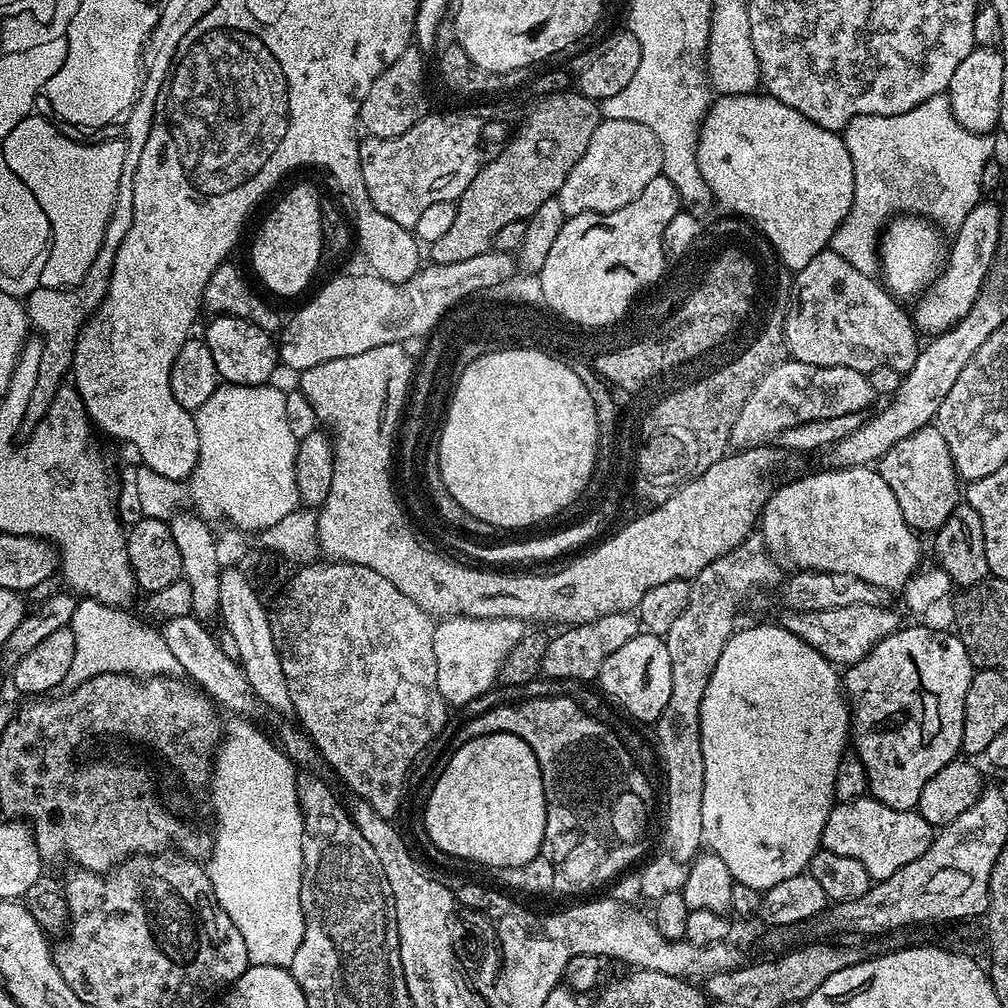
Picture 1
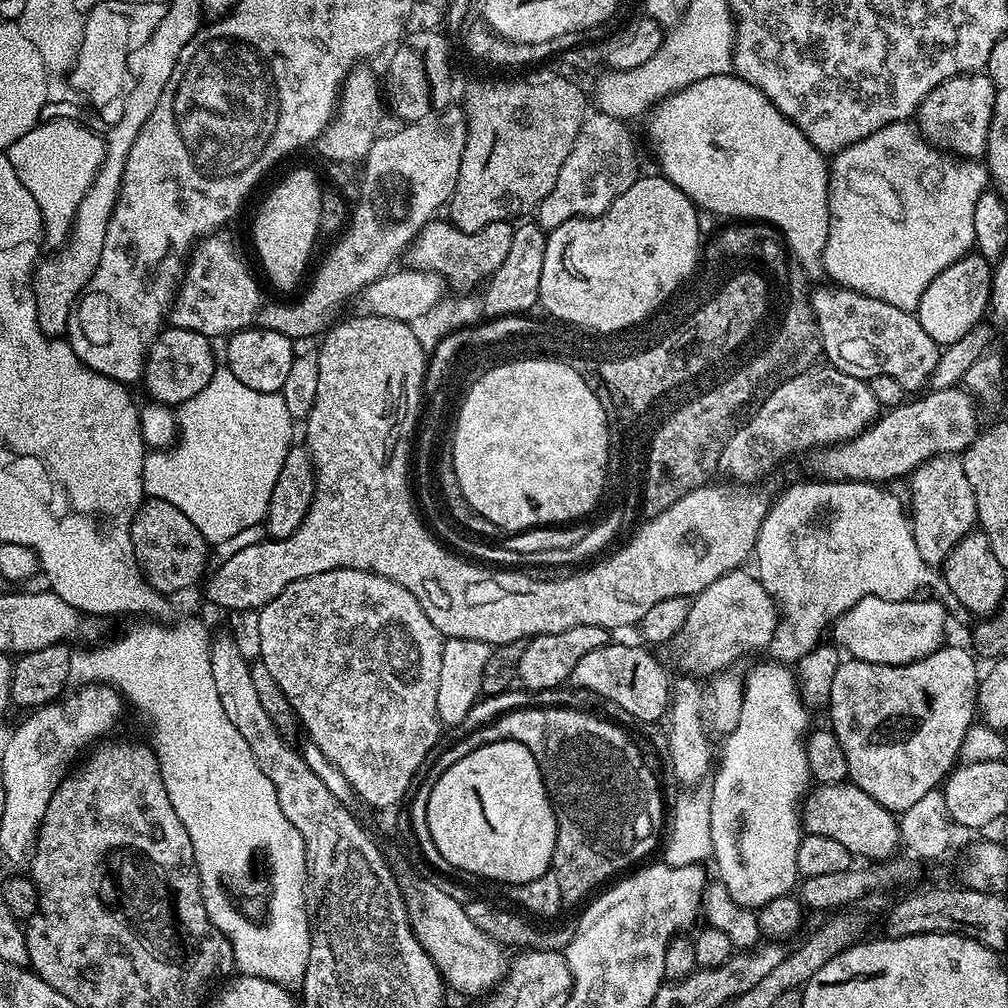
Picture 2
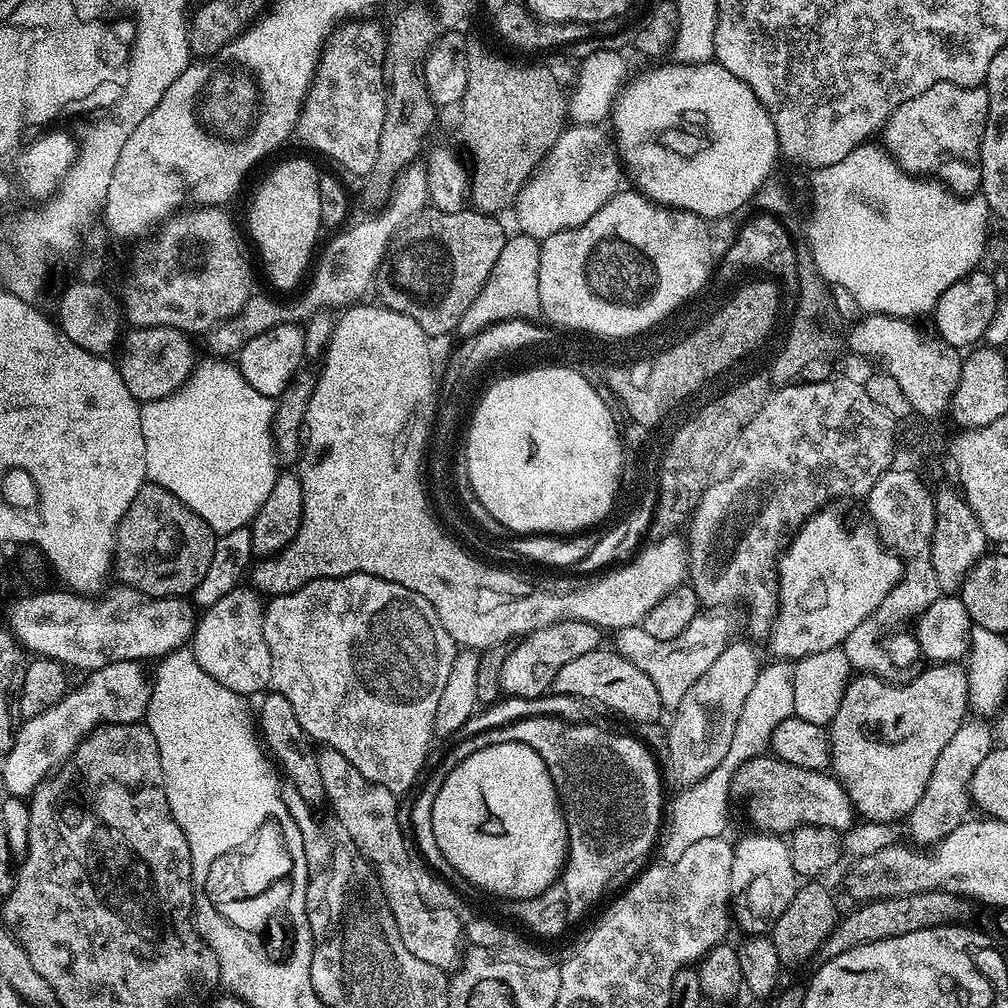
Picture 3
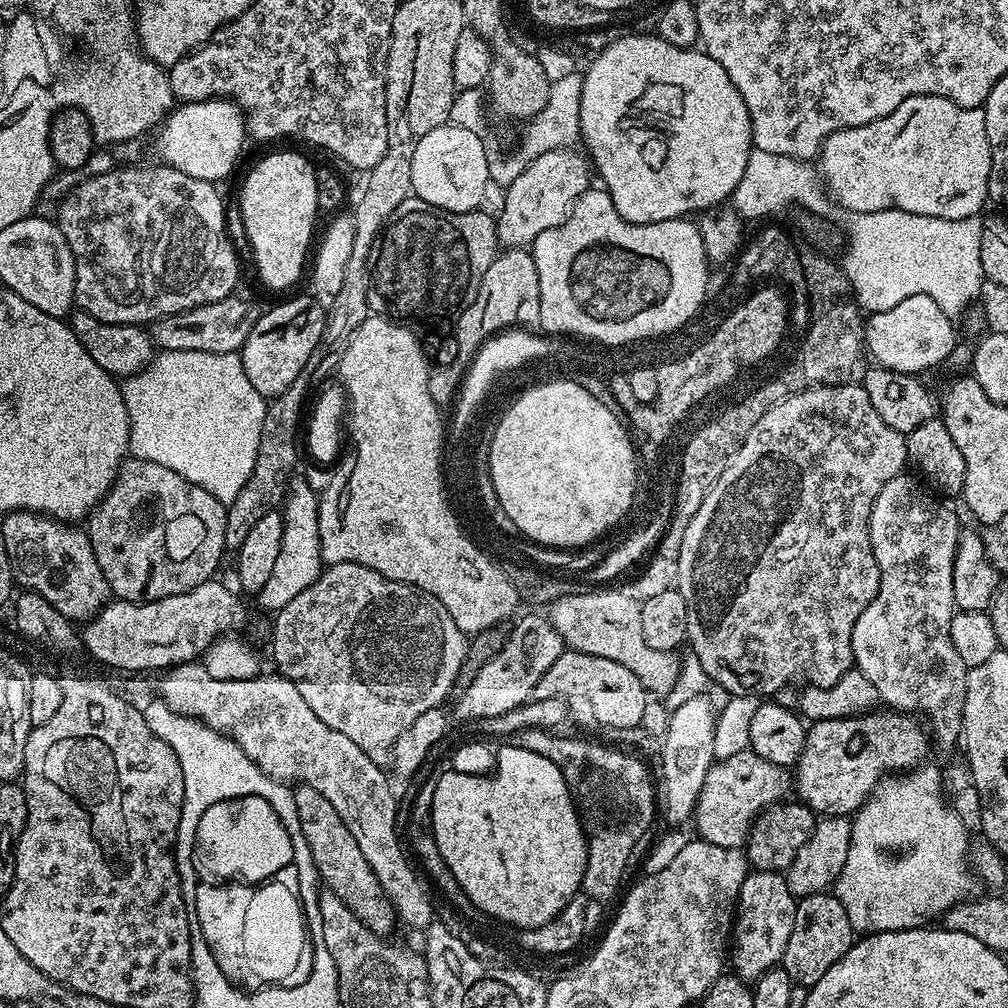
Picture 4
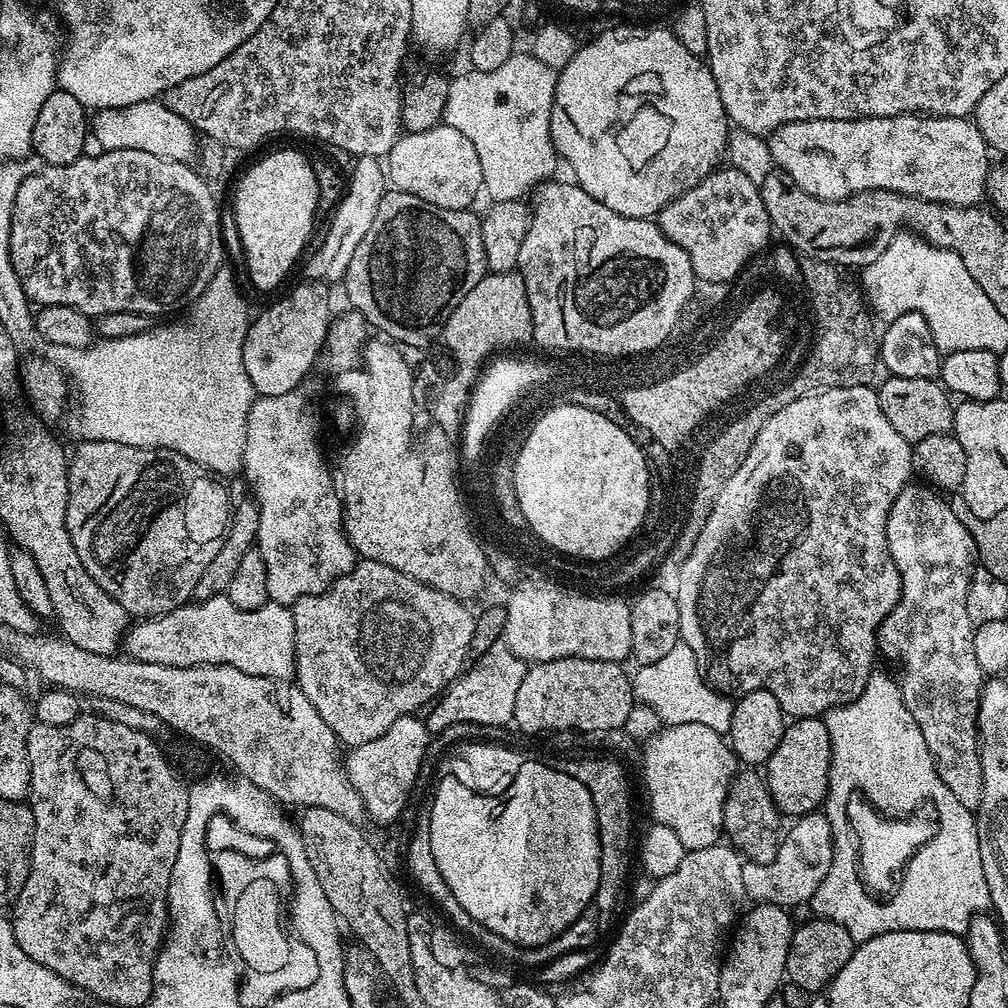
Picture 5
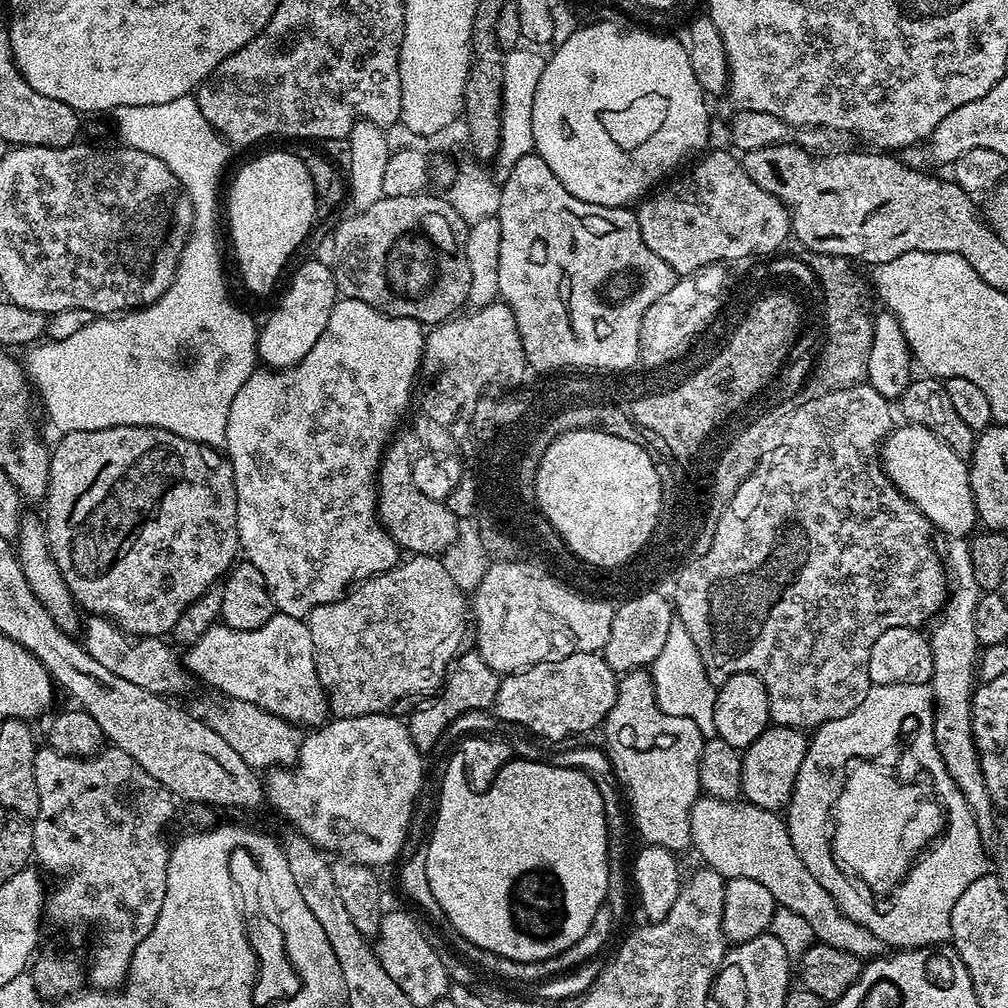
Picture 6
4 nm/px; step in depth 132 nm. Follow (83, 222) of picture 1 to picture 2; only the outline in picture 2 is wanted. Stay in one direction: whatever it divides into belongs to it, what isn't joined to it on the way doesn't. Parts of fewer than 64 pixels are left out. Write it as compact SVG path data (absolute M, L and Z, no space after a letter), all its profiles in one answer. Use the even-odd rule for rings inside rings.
M48 120L31 128L18 142L14 142L7 148L6 154L10 158L10 166L14 166L14 174L22 178L22 186L34 194L34 202L38 202L38 210L42 210L42 222L44 223L44 243L49 249L60 250L68 243L69 235L76 219L76 212L82 202L88 188L95 182L100 167L104 164L103 135L91 132L72 120Z

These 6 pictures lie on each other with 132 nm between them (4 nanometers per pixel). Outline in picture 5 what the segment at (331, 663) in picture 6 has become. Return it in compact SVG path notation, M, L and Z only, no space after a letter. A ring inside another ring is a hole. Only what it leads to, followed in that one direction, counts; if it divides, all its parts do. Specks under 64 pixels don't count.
M361 559L344 576L339 576L325 592L303 596L298 598L296 604L291 605L294 618L294 650L296 651L295 683L302 690L302 694L306 694L306 698L310 698L310 706L314 706L314 710L318 710L318 714L322 714L322 722L326 722L326 726L330 726L330 730L334 730L341 745L353 749L366 742L374 742L374 738L386 734L386 730L390 730L390 726L394 726L394 722L398 722L398 718L419 713L420 707L423 709L425 706L431 705L440 693L460 675L465 667L464 660L469 659L468 647L476 625L476 617L471 611L468 613L467 607L469 605L465 601L442 594L438 590L394 570L394 566Z

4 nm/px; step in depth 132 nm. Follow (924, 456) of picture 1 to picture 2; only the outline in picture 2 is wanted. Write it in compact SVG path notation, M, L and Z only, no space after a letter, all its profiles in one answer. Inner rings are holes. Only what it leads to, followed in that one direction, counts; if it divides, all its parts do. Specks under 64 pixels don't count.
M959 455L936 456L924 465L928 467L928 482L918 482L918 488L910 488L910 523L922 558L930 565L940 566L950 550L977 527L974 490L970 478L966 478L964 461Z

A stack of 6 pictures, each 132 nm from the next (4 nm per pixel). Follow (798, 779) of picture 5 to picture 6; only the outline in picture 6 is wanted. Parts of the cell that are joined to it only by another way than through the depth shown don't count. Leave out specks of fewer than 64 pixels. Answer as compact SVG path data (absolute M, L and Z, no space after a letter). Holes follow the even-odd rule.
M772 724L746 749L743 749L742 782L740 790L747 803L767 812L779 813L787 809L798 770L802 770L802 758L806 758L809 737L801 729Z

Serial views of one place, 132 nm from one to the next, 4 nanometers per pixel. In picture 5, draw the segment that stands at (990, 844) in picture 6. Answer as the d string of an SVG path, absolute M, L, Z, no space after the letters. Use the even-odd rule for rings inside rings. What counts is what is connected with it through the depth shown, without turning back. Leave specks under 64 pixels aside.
M909 483L899 492L887 516L887 546L898 566L901 586L898 603L879 626L877 649L883 657L886 655L900 662L900 693L910 714L918 722L939 777L959 804L974 812L979 808L982 798L977 711L980 709L980 692L984 685L984 675L975 657L976 631L975 625L970 622L968 606L969 580L978 562L975 542L970 532L953 515L948 500L933 487L916 483Z

